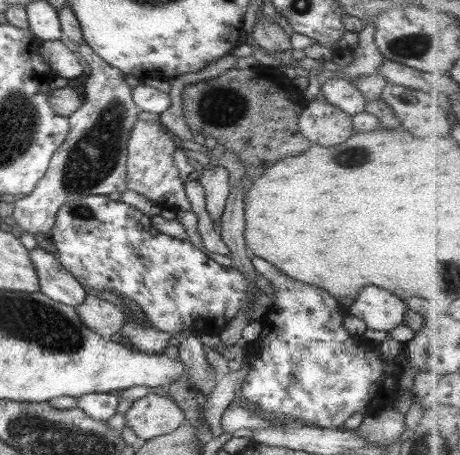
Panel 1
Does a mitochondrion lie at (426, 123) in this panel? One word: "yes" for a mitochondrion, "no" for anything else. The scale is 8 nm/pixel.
no

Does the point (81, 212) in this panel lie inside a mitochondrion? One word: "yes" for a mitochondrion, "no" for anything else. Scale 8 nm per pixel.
yes

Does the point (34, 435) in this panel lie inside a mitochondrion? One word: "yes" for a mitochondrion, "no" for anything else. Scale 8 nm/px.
yes

